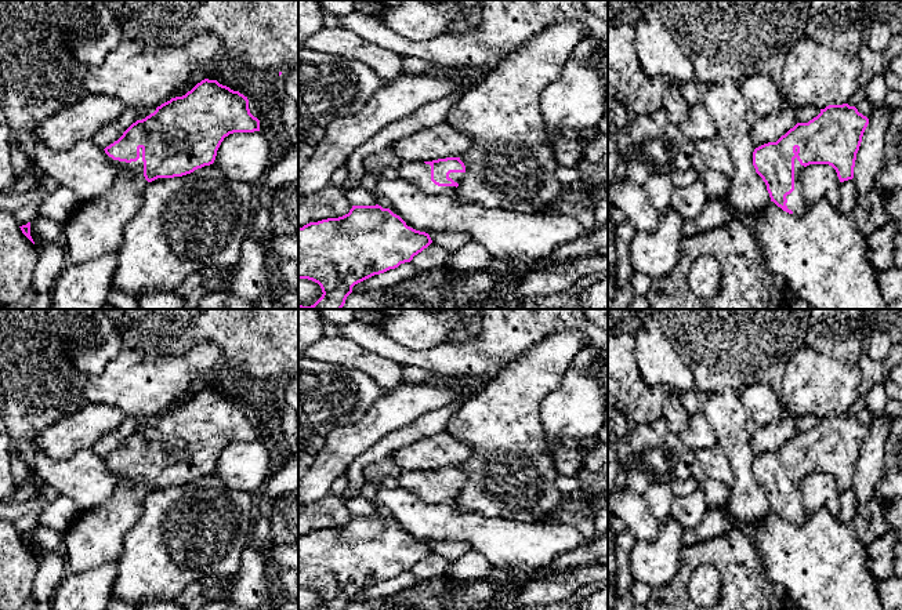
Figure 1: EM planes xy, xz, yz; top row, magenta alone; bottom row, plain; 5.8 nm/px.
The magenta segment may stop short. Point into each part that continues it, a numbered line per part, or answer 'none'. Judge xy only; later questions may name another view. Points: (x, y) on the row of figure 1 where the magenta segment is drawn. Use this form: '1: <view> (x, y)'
1: xy (96, 228)

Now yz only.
1: yz (796, 203)

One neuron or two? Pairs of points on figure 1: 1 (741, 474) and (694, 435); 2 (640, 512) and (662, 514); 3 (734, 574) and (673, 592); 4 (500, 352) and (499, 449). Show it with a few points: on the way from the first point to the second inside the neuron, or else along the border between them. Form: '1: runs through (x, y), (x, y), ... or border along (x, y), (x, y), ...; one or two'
1: border along (702, 413), (717, 442); two
2: border along (641, 496), (648, 511), (660, 522); two
3: runs through (717, 558), (699, 558), (683, 576); one
4: border along (525, 351), (489, 378); two

